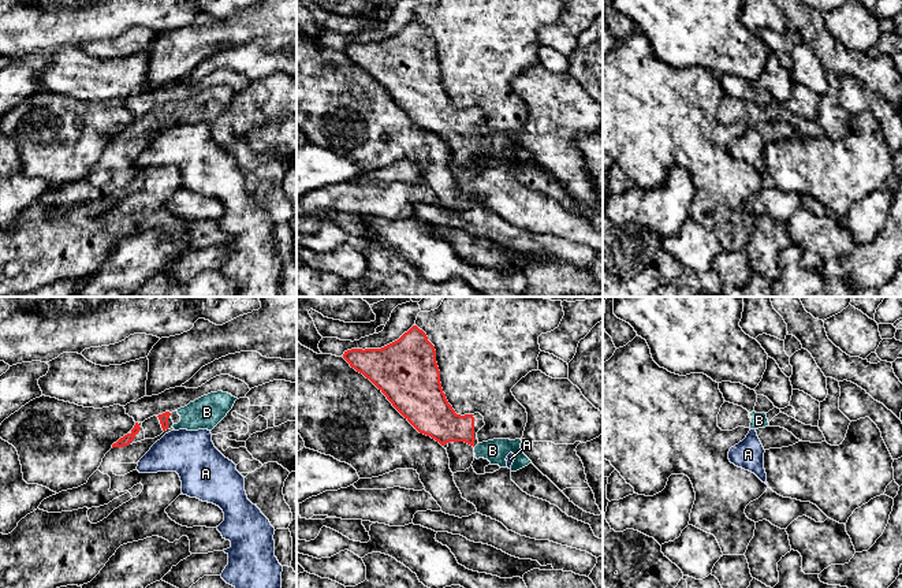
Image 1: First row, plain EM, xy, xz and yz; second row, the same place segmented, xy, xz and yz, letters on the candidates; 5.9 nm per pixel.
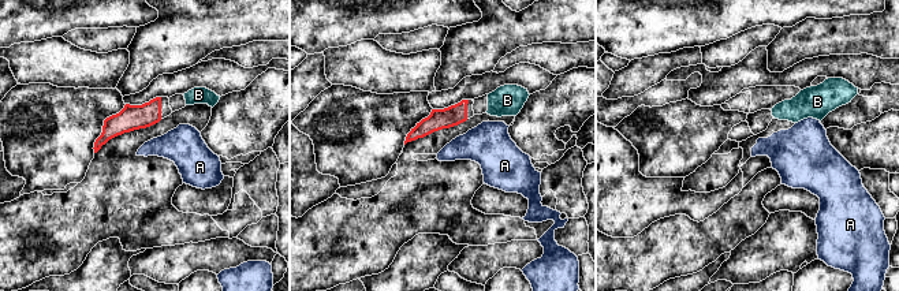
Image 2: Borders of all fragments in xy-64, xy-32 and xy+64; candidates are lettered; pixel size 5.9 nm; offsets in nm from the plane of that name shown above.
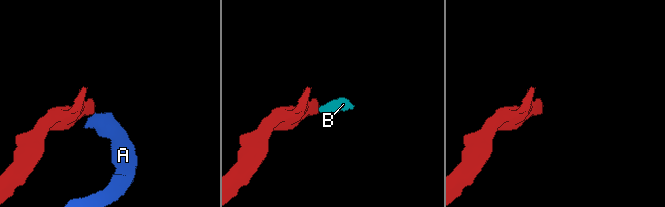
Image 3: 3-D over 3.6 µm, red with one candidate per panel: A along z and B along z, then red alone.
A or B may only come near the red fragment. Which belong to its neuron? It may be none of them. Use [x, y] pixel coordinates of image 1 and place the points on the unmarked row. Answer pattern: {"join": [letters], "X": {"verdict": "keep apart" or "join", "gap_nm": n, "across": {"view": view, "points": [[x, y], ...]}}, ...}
{"join": ["B"], "A": {"verdict": "keep apart", "gap_nm": 30, "across": {"view": "xy", "points": [[167, 122], [168, 126]]}}, "B": {"verdict": "join", "gap_nm": 0}}

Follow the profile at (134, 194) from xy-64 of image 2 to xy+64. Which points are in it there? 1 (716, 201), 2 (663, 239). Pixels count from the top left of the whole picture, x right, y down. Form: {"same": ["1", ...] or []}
{"same": ["2"]}

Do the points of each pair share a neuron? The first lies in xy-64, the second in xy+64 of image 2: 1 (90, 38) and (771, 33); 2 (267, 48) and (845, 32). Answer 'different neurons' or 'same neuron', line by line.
1: same neuron
2: different neurons

